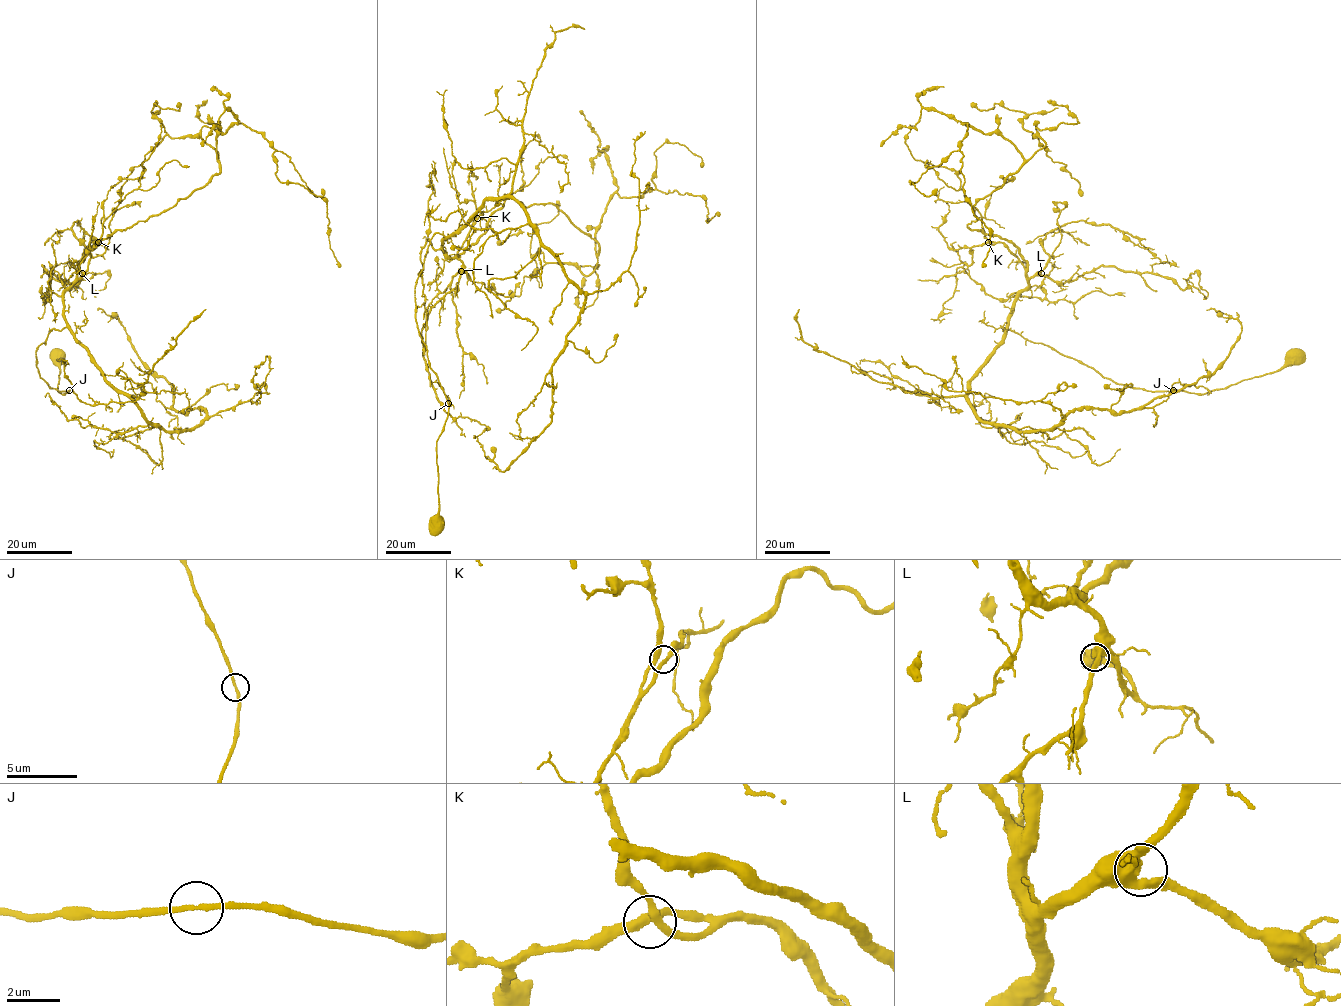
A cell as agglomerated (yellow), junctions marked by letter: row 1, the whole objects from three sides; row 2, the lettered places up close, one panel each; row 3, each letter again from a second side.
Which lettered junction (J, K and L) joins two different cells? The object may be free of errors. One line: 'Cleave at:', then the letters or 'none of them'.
Cleave at: none of them

